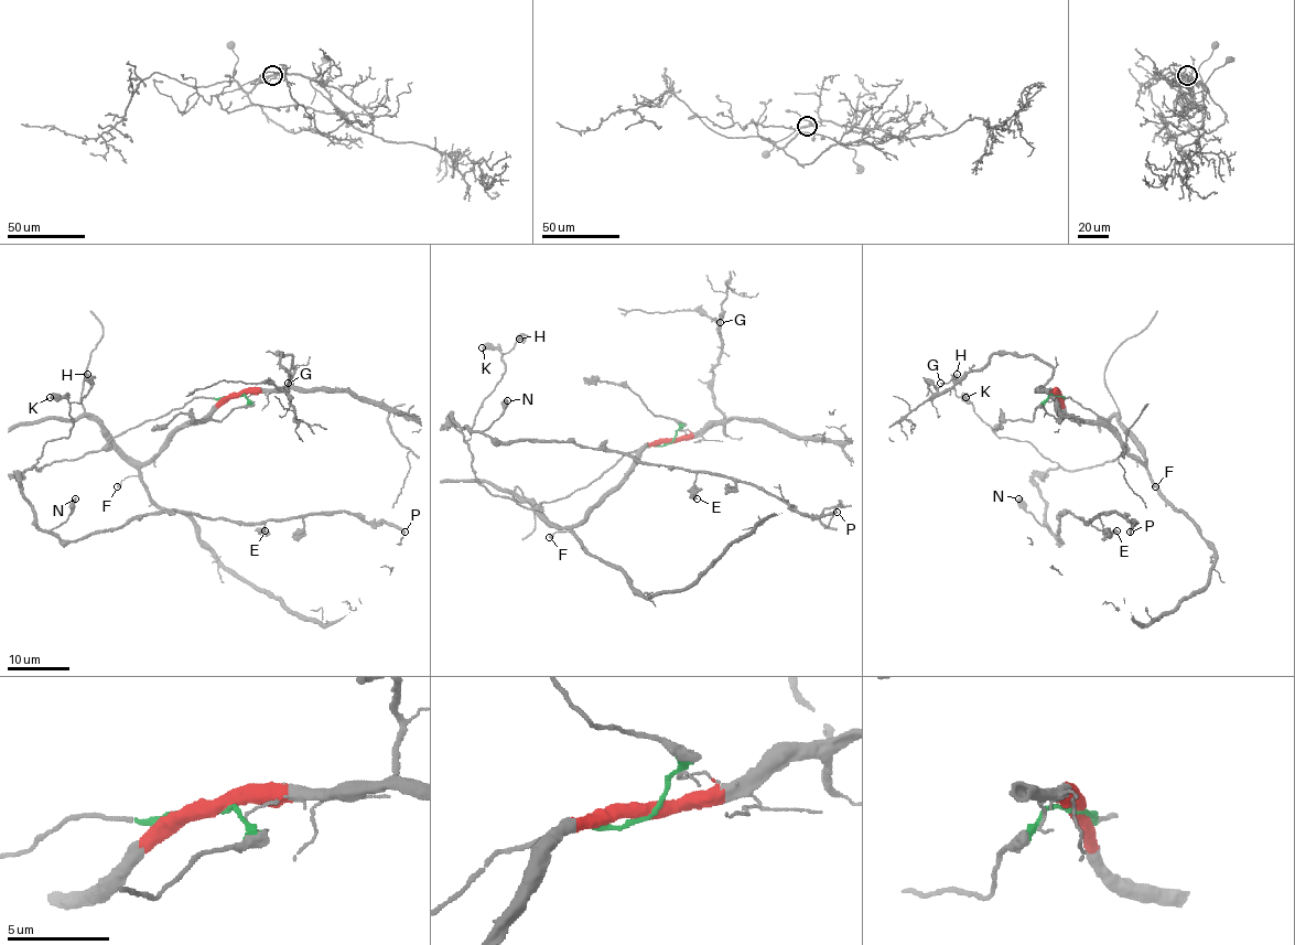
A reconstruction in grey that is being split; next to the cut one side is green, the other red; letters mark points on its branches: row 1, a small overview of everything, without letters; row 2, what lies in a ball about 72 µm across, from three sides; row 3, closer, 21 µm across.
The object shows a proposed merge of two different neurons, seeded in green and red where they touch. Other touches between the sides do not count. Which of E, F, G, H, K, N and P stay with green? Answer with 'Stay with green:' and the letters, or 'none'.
Stay with green: E, H, K, N, P

